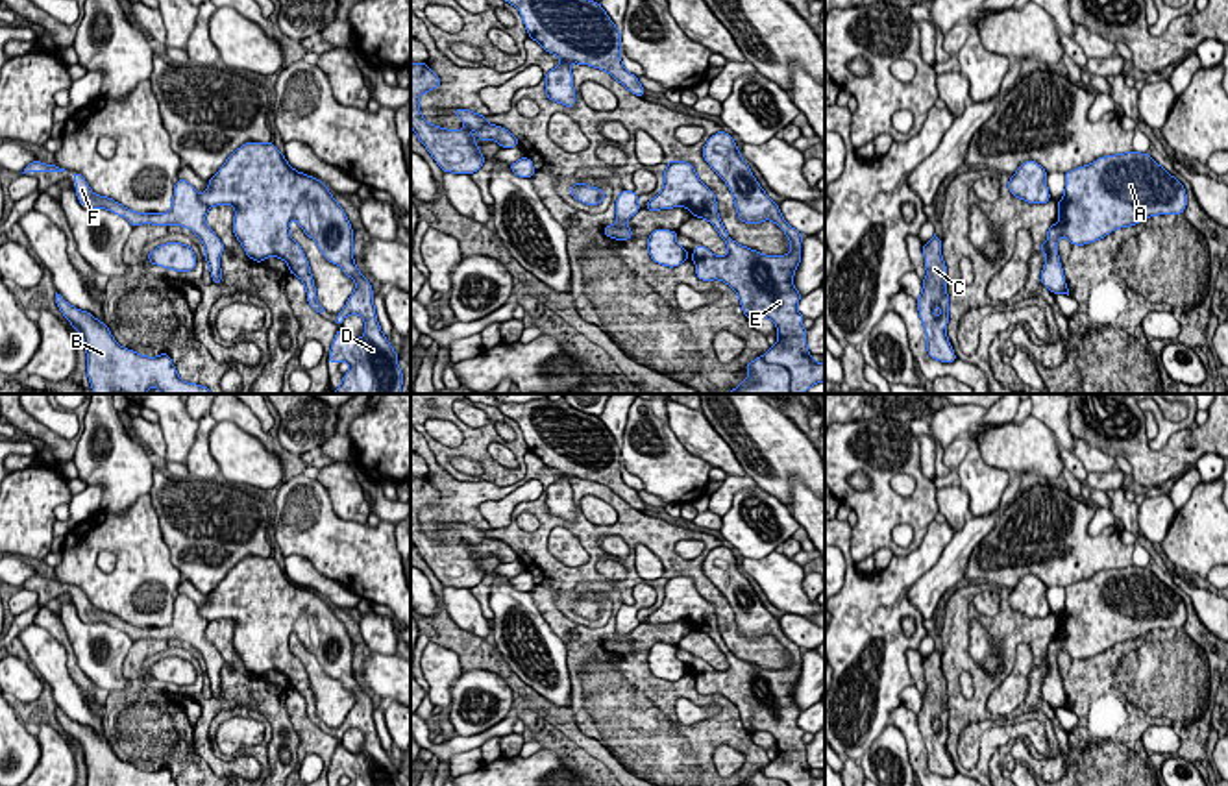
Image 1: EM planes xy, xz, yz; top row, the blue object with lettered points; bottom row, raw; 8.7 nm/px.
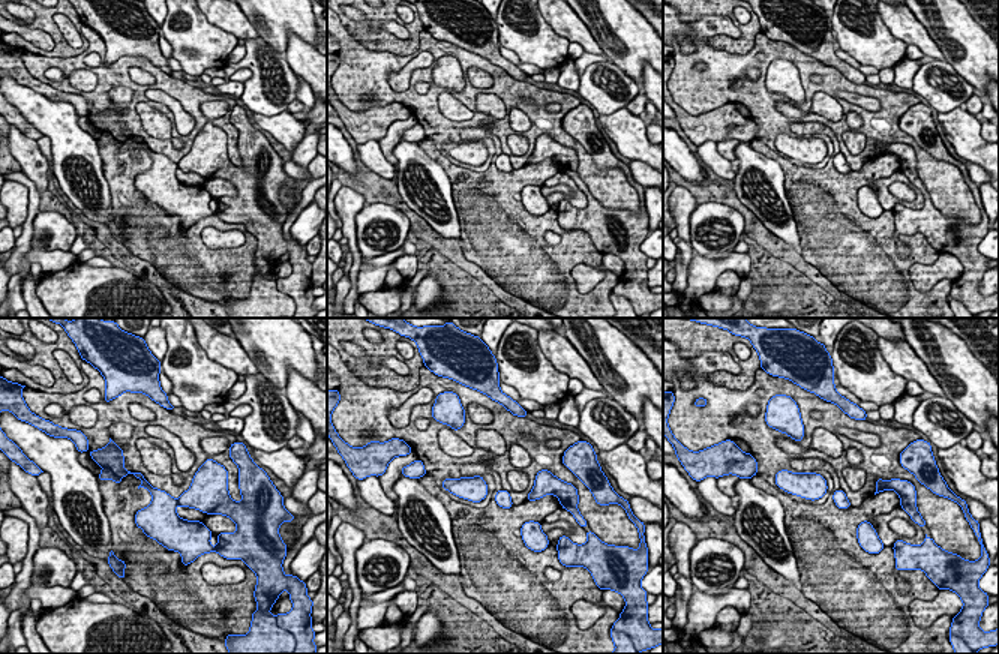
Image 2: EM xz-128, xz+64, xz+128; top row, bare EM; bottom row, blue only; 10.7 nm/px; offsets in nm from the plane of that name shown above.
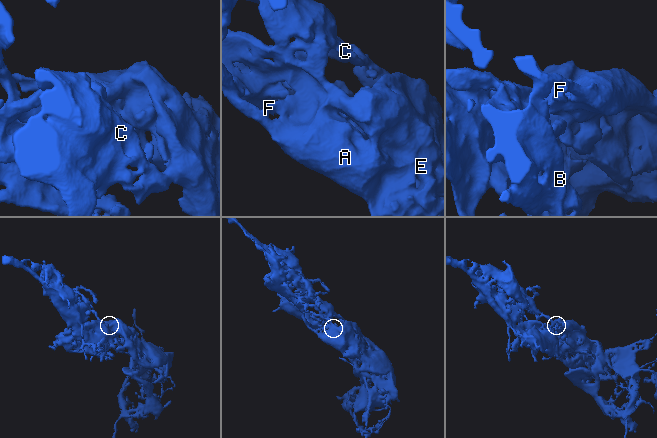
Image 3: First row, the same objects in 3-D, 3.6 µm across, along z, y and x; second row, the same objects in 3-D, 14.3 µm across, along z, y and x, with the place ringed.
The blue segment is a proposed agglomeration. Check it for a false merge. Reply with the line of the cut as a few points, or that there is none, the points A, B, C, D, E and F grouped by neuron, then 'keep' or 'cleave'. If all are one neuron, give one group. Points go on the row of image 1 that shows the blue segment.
no cut; A B C D E F; keep

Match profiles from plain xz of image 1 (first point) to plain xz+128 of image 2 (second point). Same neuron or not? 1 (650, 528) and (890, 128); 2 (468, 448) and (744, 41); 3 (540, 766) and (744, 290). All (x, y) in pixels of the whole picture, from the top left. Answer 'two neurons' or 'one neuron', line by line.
1: one neuron
2: one neuron
3: two neurons

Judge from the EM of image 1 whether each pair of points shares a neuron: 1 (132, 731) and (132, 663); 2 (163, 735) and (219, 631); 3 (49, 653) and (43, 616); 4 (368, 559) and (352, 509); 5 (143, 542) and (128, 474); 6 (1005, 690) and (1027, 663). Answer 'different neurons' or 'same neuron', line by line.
1: same neuron
2: different neurons
3: different neurons
4: different neurons
5: different neurons
6: same neuron

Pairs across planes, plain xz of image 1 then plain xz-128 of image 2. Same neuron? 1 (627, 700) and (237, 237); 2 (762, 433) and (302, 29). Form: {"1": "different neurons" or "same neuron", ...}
{"1": "different neurons", "2": "same neuron"}

